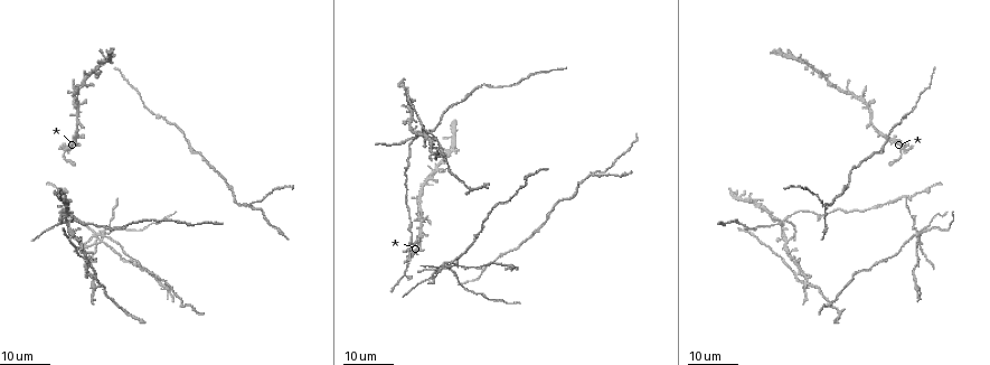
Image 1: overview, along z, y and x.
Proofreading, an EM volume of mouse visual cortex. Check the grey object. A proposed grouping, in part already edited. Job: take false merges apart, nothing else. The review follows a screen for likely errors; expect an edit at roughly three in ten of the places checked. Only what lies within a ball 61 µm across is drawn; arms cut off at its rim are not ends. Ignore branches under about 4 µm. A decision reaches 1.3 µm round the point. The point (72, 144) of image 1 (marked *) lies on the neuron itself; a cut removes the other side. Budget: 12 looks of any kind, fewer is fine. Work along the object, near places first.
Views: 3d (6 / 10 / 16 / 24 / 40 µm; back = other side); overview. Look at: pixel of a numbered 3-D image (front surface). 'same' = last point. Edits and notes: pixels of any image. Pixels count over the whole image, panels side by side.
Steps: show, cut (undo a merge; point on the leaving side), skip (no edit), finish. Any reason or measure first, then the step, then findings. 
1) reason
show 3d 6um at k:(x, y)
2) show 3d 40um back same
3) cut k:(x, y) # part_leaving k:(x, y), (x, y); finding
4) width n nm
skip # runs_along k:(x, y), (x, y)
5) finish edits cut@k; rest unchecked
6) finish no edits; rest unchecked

looks like a crossing
show 3d 24um at 1:(94, 233)

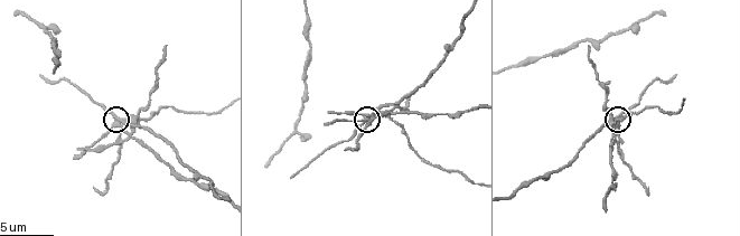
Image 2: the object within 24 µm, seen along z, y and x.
show 3d 6um at 2:(617, 126)

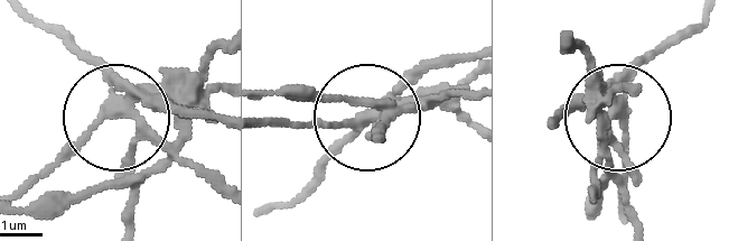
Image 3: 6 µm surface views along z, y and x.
arms 5
cut 3:(180, 144) # two neurons meet here

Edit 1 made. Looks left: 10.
show overview

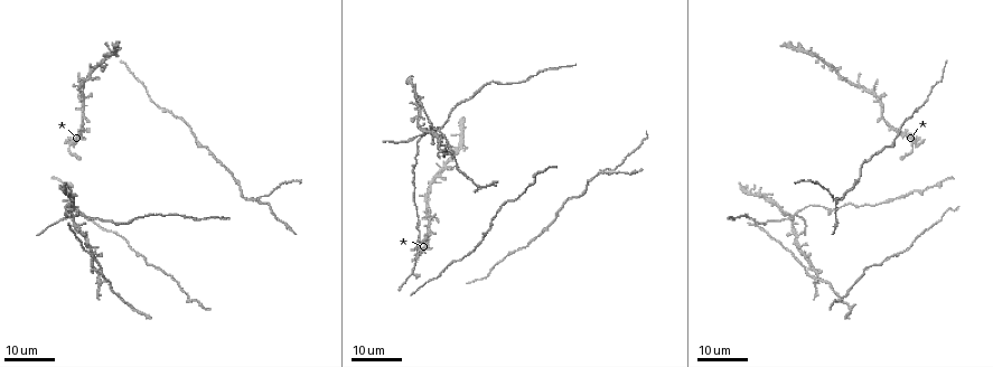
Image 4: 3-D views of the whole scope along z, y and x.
two arms in line, one across
show 3d 16um at 4:(68, 150)

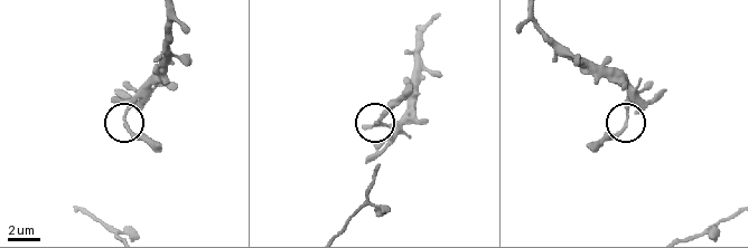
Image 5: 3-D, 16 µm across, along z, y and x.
show 3d 6um at 5:(626, 118)

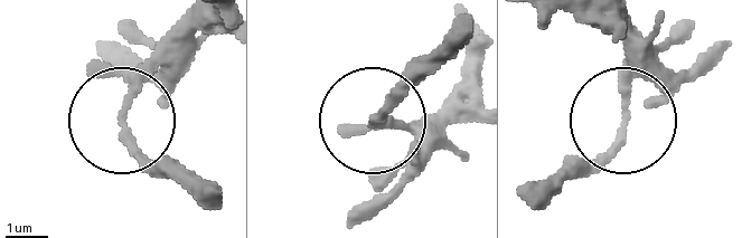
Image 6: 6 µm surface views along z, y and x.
arms 3
skip # continuous, no second neuron

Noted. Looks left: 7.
small branch off a trunk
show 3d 24um at 4:(79, 216)

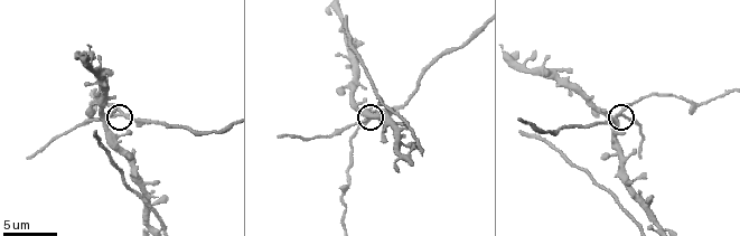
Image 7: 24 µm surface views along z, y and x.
show 3d 6um at 7:(120, 115)

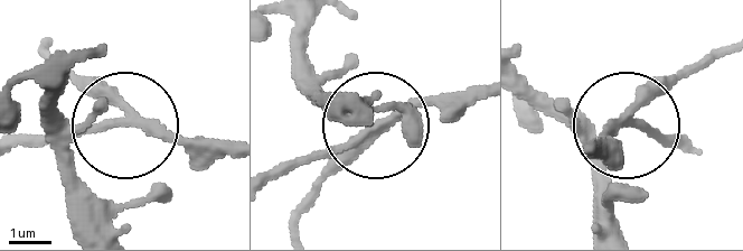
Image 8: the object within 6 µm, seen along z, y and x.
arms 3
skip # runs_along 8:(44, 44), (122, 119), (22, 132); continuous, no second neuron

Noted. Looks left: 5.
show 3d 10um at 7:(415, 138)

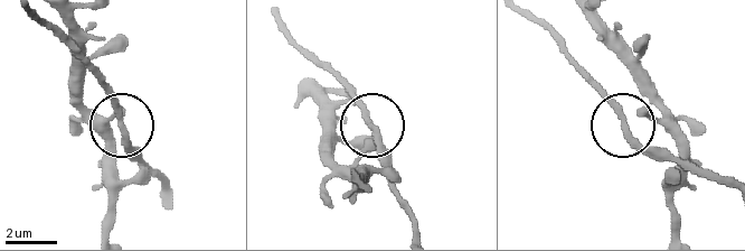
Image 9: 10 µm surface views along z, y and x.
width 210 nm
skip # runs_along 9:(599, 20), (614, 53), (661, 114), (624, 121), (586, 81); continuous, no second neuron

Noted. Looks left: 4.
sudden change in width
show 3d 24um at 4:(189, 295)

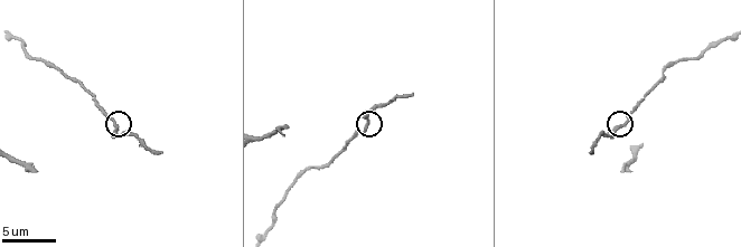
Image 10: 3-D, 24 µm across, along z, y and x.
show 3d 6um at 10:(116, 126)

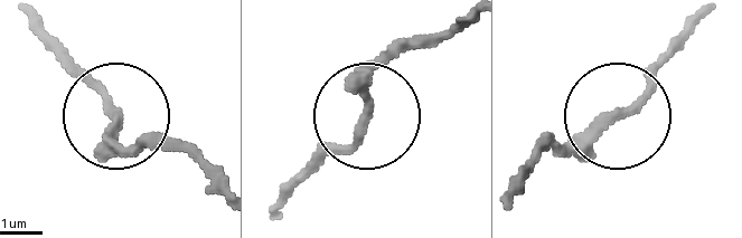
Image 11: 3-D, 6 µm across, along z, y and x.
skip # runs_along 11:(275, 206), (347, 145), (379, 70), (419, 41); continuous, no second neuron

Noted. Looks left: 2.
three arms meet
show 3d 16um at 4:(255, 201)

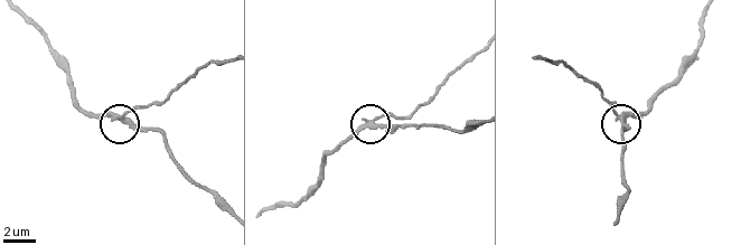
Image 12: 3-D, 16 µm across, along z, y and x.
show 3d 6um at 12:(121, 118)

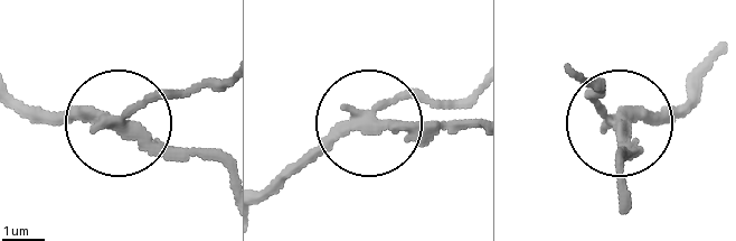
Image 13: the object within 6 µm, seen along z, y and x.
cut 13:(166, 95) # part_leaving 13:(119, 124), (158, 100), (222, 90); two neurons meet here

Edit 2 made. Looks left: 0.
finish edits cut@3, cut@13; rest unchecked

